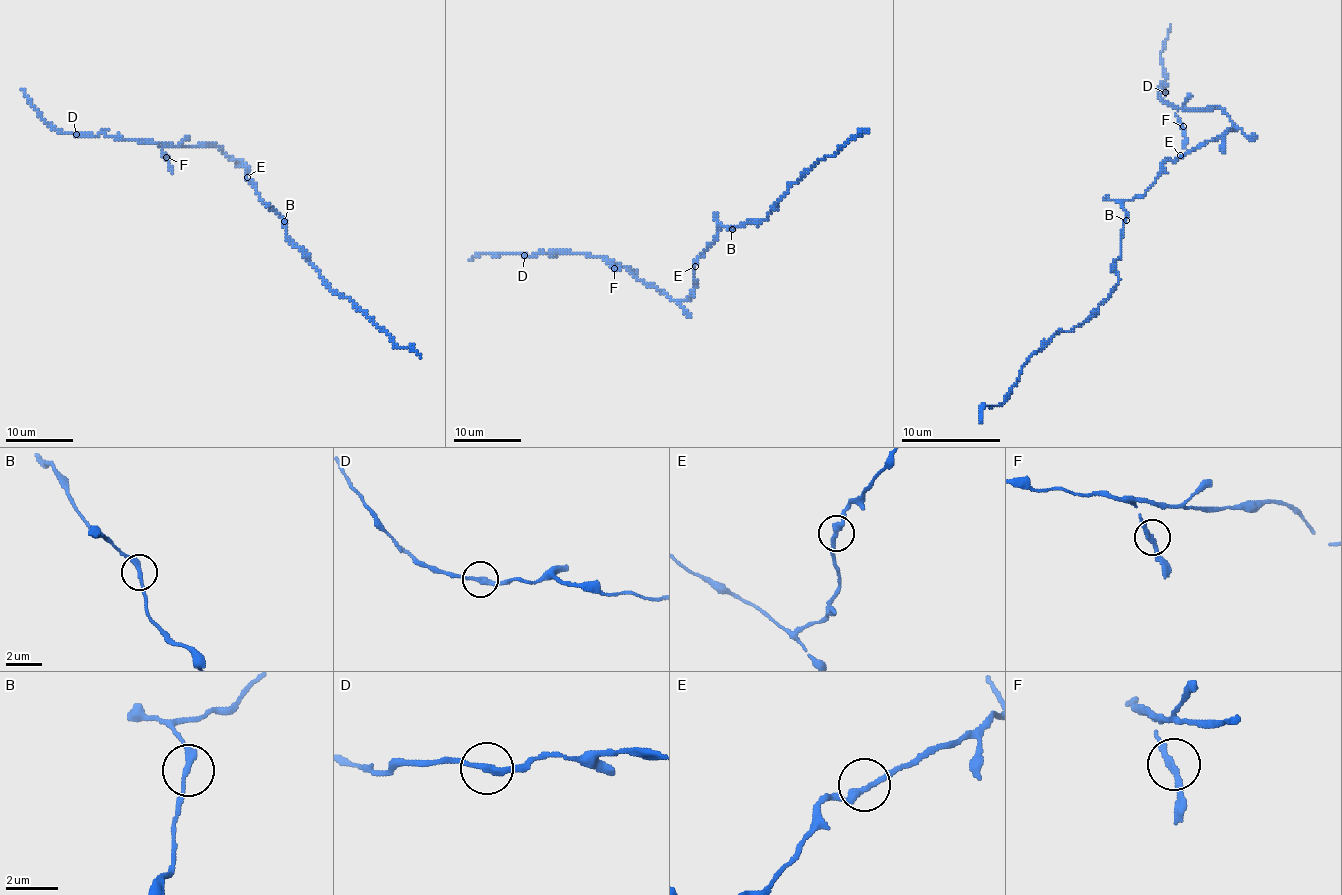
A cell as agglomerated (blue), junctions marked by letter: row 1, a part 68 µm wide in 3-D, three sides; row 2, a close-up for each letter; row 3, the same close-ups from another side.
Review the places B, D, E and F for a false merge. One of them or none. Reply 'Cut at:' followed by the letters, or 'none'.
Cut at: none

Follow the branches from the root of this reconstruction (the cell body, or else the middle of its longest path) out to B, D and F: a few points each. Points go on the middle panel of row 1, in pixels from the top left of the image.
B: (696, 264), (698, 257), (715, 241), (721, 226), (732, 229)
D: (696, 264), (693, 294), (681, 301), (673, 301), (612, 261), (562, 251), (524, 256)
F: (696, 264), (693, 294), (681, 301), (673, 301), (611, 261), (614, 268)

